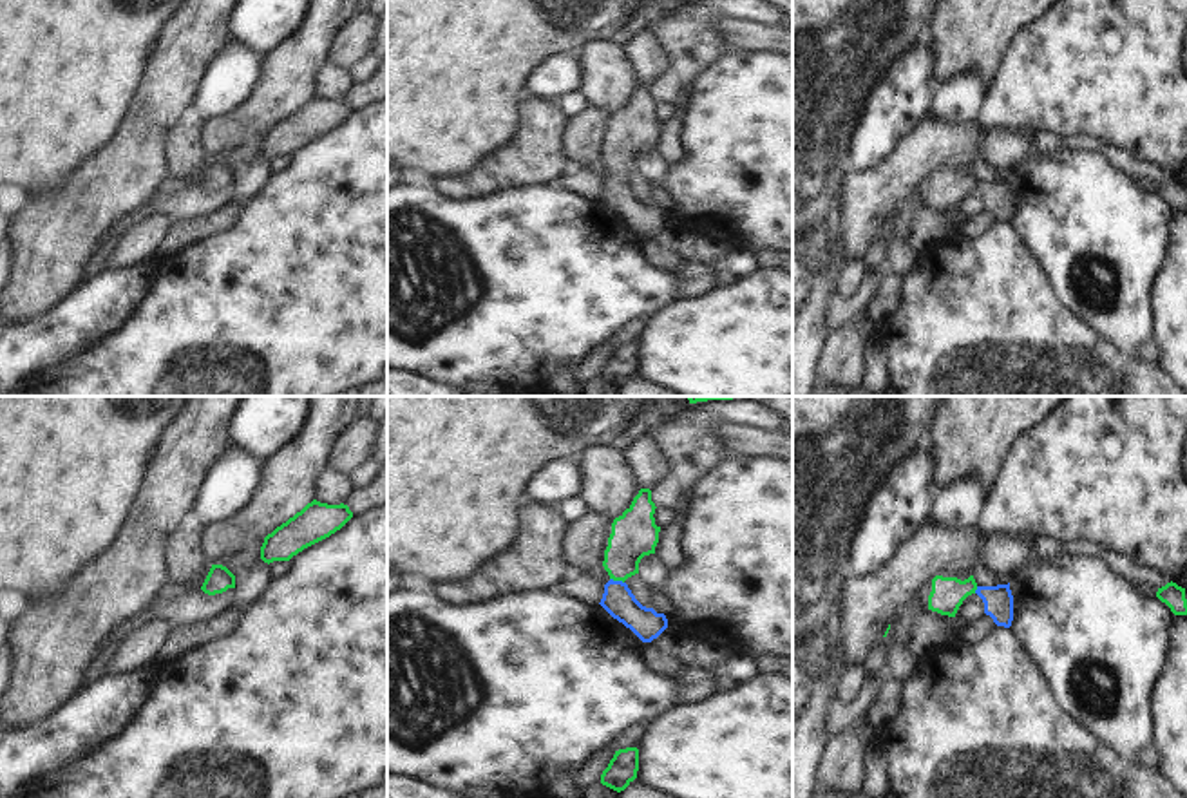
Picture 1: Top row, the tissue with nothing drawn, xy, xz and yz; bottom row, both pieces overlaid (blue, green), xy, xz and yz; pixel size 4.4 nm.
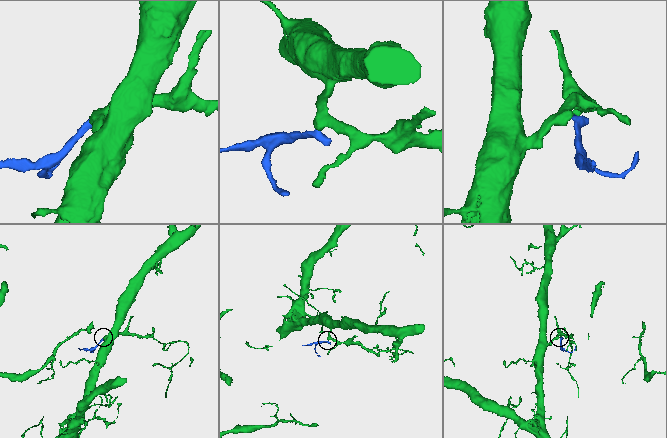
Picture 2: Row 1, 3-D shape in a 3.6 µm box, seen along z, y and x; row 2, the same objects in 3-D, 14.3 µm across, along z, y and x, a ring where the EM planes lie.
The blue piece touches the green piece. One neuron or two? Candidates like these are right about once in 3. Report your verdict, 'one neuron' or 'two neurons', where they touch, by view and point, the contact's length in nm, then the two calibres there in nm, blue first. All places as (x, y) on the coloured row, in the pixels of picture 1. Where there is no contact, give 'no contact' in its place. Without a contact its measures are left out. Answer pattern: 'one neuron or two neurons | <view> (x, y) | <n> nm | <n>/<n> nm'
one neuron | xz (617, 581) | 70 nm | 140/200 nm

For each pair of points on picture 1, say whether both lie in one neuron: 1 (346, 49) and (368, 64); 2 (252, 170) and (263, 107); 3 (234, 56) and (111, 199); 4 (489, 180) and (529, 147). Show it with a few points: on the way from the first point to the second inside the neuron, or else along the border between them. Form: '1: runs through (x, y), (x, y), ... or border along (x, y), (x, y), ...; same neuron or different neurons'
1: border along (368, 49), (346, 66); different neurons
2: border along (263, 134), (227, 149), (219, 156); different neurons
3: border along (212, 66), (194, 105), (183, 120); different neurons
4: runs through (498, 172), (520, 156); same neuron

